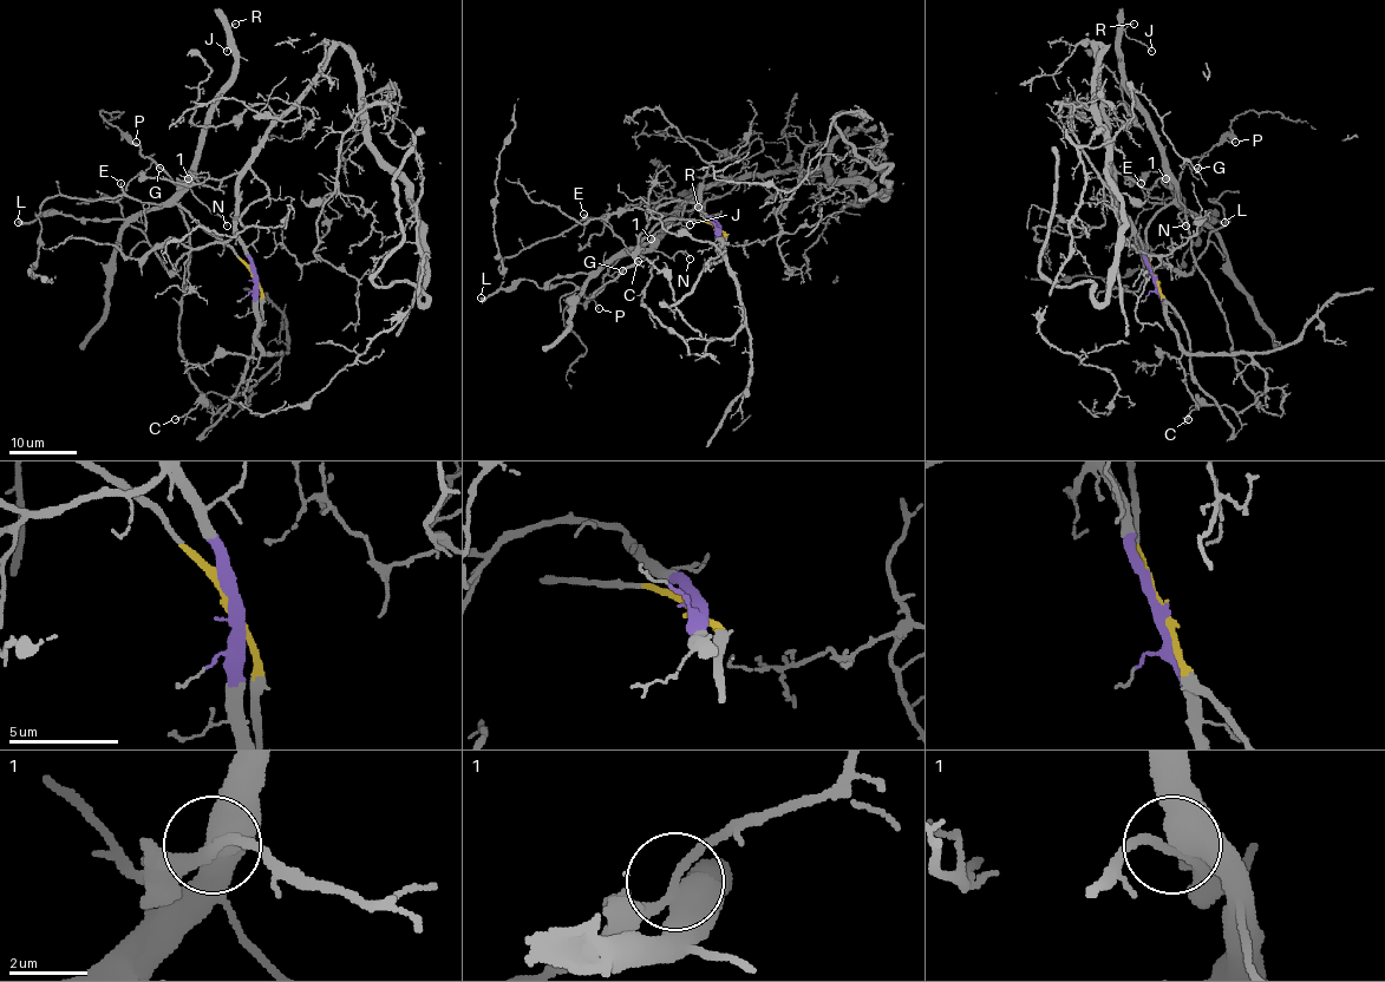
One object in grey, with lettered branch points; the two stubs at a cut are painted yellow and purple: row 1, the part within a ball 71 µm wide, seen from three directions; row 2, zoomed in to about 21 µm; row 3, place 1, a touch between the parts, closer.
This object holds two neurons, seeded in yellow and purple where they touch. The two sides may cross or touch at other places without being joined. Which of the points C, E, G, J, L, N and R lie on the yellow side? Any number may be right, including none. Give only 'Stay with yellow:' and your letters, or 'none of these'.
Stay with yellow: E, J, L, N, R

